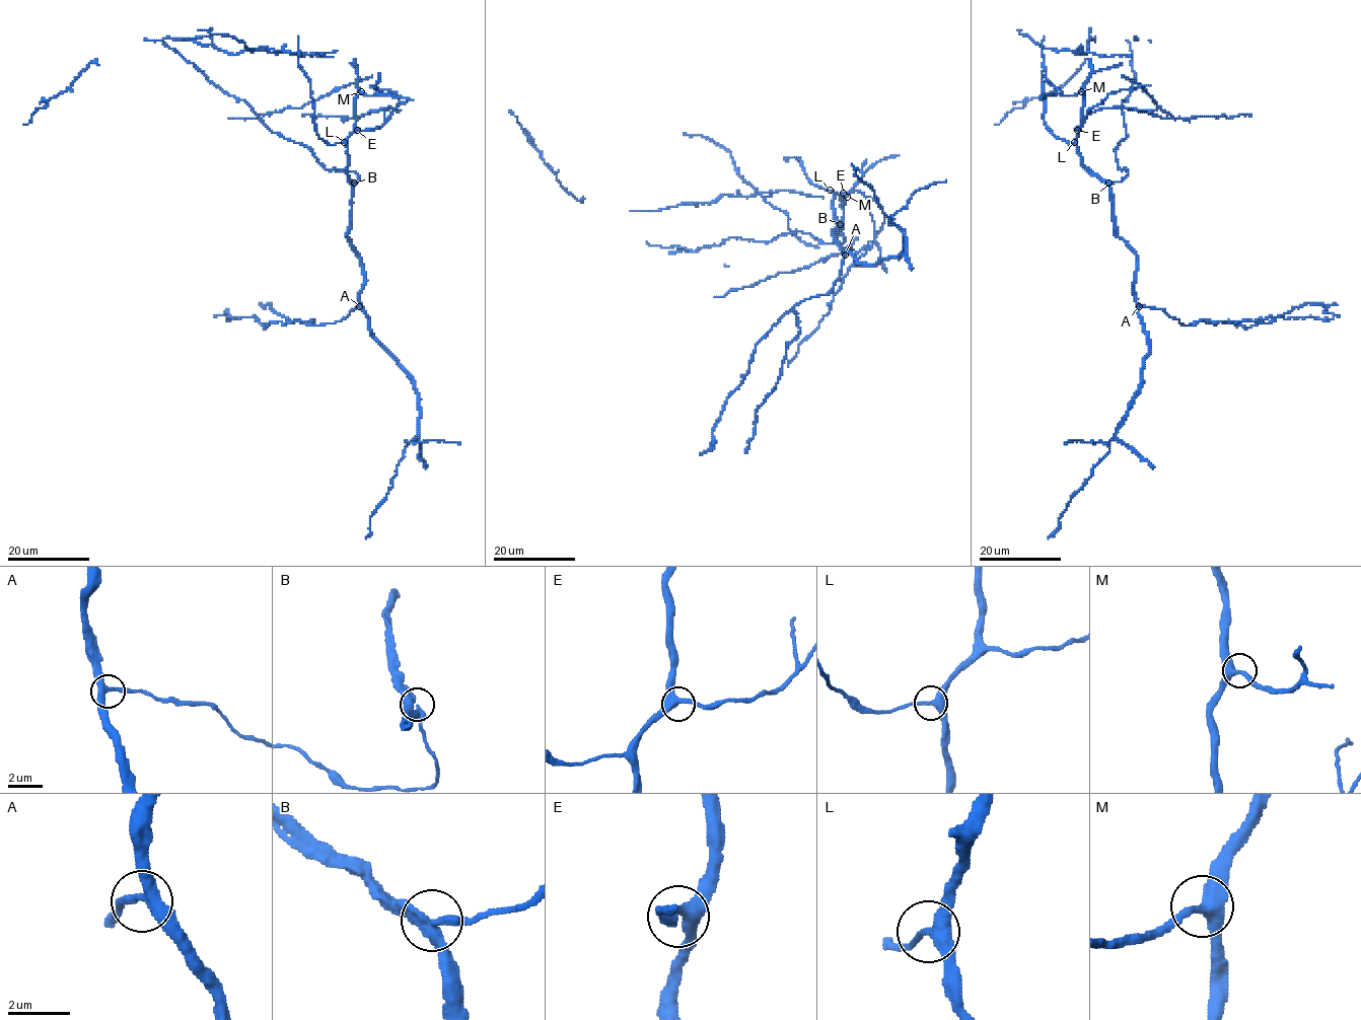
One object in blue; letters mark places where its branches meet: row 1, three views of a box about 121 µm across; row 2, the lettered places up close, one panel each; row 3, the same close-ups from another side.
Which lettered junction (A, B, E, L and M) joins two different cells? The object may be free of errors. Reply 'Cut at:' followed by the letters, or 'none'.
Cut at: none

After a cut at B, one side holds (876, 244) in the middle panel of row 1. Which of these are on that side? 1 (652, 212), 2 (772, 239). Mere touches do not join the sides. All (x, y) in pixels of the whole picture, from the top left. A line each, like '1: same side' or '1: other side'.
1: same side
2: other side

